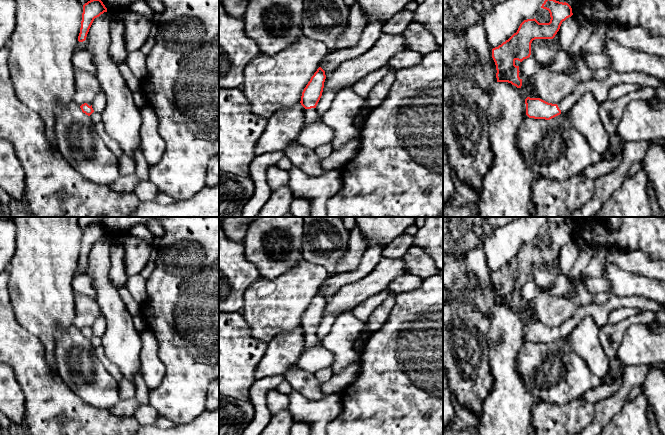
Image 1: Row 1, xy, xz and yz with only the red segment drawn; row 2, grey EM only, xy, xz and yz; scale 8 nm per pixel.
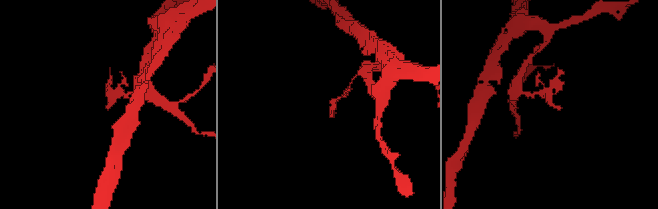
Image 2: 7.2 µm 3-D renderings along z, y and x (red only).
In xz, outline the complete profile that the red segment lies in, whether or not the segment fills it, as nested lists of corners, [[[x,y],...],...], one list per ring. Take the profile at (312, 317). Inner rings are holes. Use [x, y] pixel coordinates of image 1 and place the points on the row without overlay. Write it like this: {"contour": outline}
{"contour": [[[319,291],[302,316],[300,327],[305,332],[305,349],[322,345],[316,330],[322,320],[325,303],[325,295]]]}

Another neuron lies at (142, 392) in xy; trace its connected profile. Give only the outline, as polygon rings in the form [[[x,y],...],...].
[[[141,368],[135,376],[134,383],[136,386],[135,398],[137,399],[138,403],[140,405],[149,404],[150,390],[149,390],[147,384],[145,383],[145,380],[144,380],[142,372],[141,372]]]

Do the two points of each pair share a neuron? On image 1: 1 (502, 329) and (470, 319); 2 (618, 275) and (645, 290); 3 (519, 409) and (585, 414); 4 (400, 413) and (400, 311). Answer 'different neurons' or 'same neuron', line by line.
1: different neurons
2: same neuron
3: different neurons
4: same neuron

